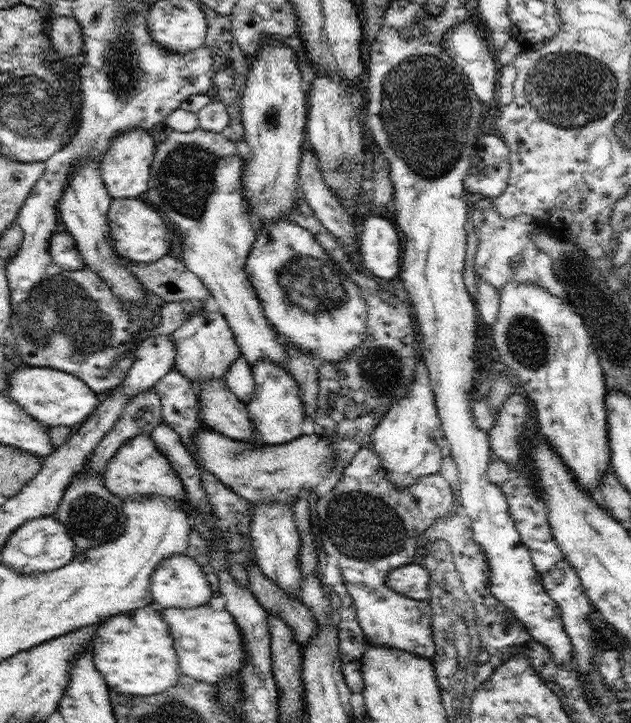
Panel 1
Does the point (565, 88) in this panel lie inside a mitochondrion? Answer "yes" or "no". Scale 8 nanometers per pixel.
yes

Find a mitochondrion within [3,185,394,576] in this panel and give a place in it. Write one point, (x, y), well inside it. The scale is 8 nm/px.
(53, 306)

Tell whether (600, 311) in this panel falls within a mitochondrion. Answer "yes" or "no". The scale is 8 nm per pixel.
yes

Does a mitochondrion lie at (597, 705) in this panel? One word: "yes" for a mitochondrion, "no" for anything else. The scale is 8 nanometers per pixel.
no

